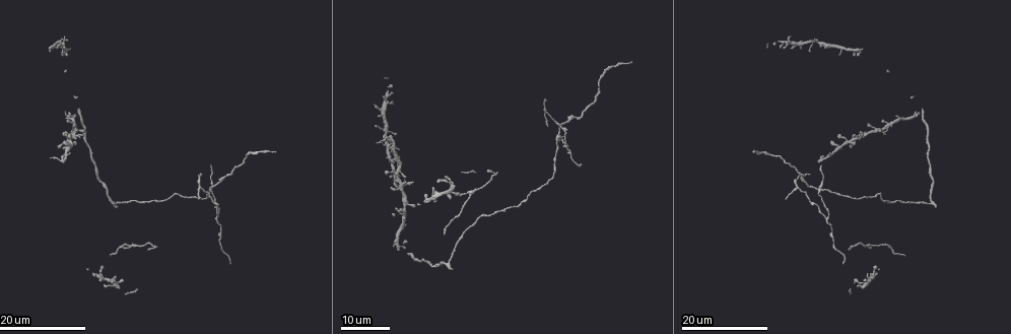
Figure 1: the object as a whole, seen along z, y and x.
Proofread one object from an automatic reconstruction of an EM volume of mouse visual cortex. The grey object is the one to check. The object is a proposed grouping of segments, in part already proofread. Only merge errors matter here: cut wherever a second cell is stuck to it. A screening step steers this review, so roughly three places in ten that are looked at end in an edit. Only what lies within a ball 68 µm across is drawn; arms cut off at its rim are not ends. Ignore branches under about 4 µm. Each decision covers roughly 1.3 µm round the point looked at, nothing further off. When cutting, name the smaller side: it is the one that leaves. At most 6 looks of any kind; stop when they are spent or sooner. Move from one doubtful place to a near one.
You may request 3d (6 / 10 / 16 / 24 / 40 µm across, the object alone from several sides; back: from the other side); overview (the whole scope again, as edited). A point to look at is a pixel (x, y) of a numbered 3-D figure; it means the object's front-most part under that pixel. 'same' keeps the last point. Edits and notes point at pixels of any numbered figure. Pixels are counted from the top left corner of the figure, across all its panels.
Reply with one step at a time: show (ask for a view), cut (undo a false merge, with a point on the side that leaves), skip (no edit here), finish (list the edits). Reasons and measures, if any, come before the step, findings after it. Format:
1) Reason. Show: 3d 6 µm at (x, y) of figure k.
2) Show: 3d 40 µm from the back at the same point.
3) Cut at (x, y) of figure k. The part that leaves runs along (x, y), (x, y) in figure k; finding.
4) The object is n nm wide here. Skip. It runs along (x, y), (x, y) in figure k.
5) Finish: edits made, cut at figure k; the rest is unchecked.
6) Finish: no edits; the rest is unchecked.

Thin arm on a thick one. Show: 3d 16 µm at (392, 137) of figure 1.

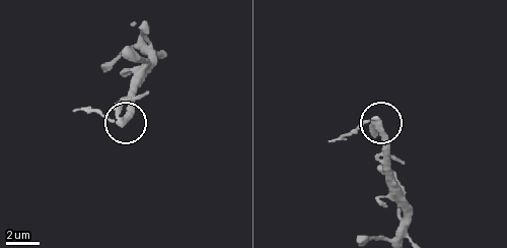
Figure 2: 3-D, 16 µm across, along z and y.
Show: 3d 10 µm at (373, 121) of figure 2.

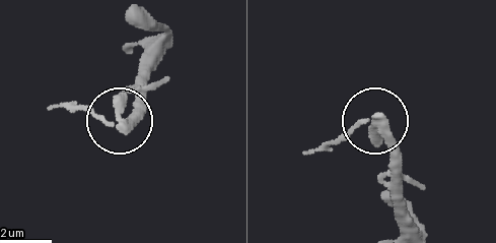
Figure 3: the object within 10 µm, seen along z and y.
The object is 290 nm wide here. Skip. It runs along (419, 230), (377, 125), (366, 123), (330, 148) in figure 3; continuous, no second cell.

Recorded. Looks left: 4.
Looks like a crossing. Show: 3d 16 µm at (212, 192) of figure 1.

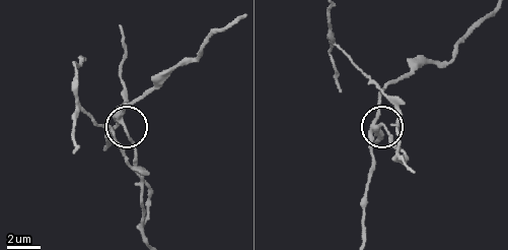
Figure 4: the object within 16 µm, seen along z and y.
Show: 3d 6 µm at (121, 120) of figure 4.

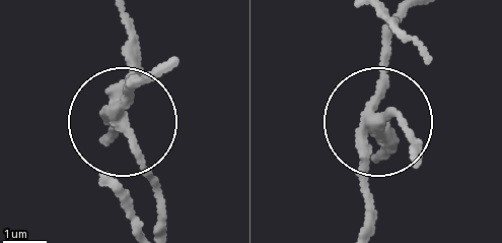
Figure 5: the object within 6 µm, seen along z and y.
Show: 3d 6 µm from the back at (382, 123) of figure 5.

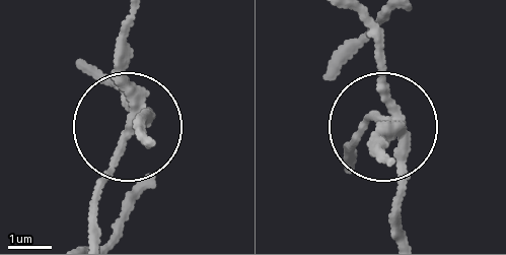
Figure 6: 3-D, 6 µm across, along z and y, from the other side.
The side arm is 26 µm long; 4 arms meet here. Cut at (111, 176) of figure 6. Two cells meet here.

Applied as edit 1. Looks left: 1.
Finish: edits made, cut at figure 6; the rest is unchecked.

